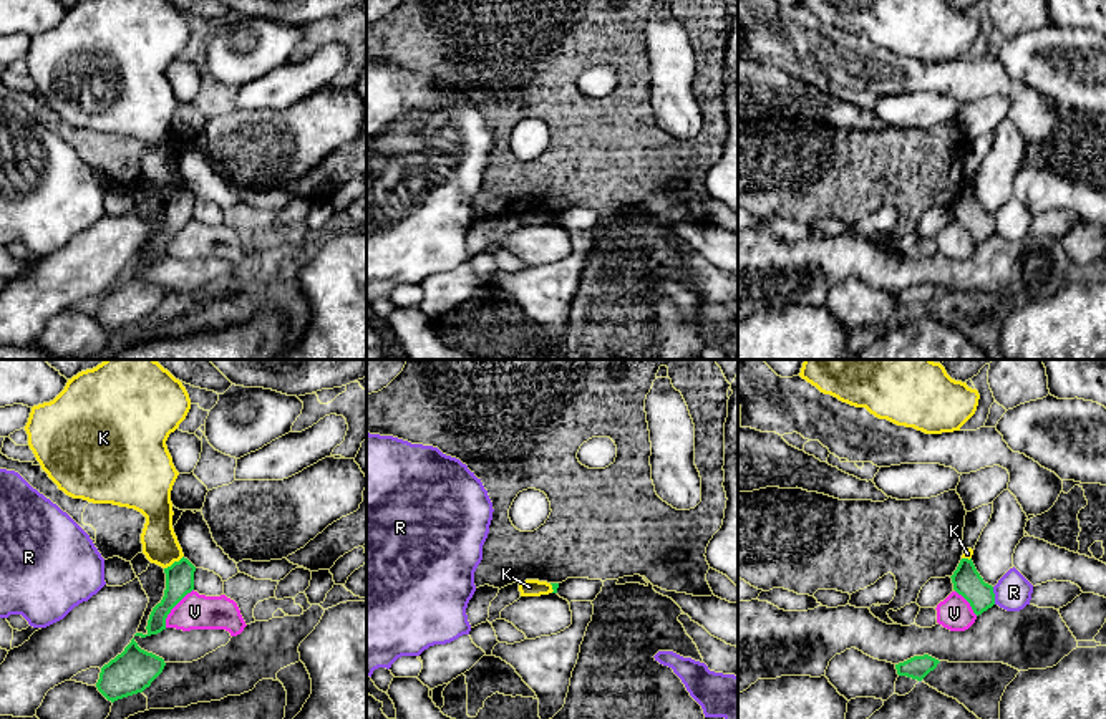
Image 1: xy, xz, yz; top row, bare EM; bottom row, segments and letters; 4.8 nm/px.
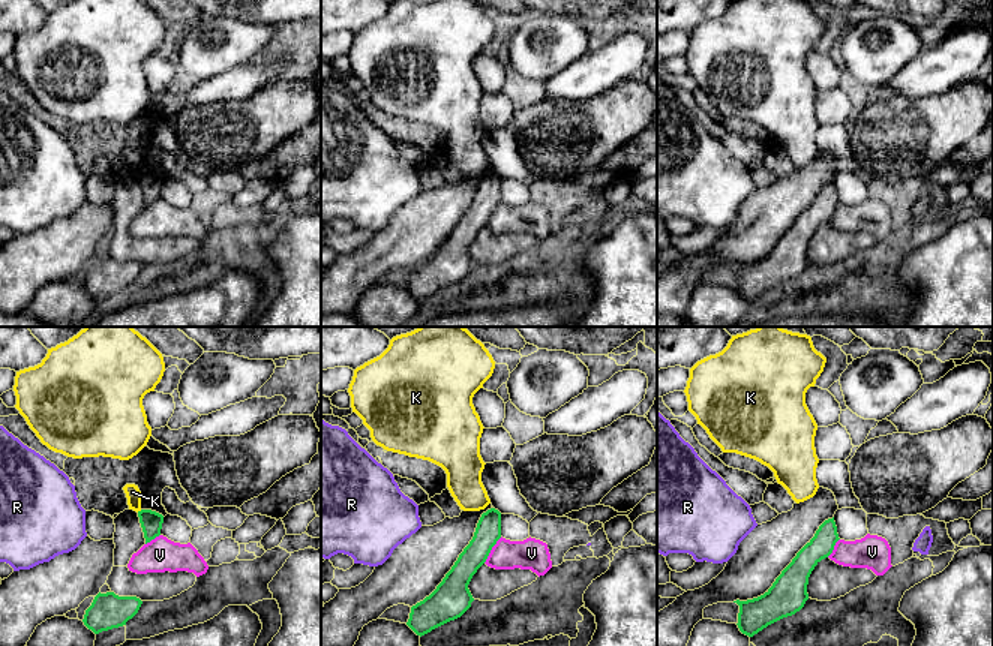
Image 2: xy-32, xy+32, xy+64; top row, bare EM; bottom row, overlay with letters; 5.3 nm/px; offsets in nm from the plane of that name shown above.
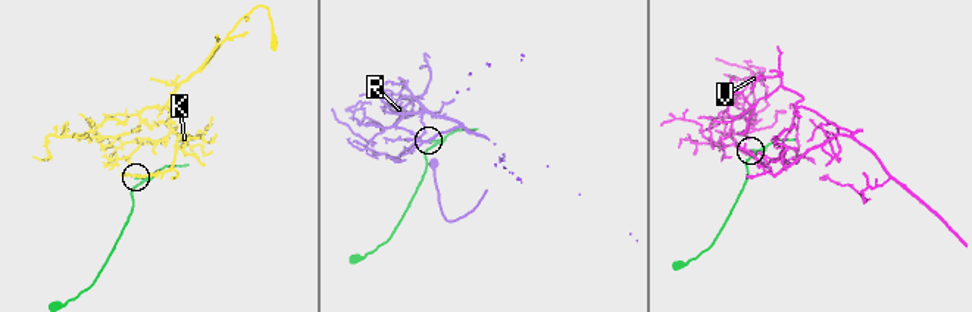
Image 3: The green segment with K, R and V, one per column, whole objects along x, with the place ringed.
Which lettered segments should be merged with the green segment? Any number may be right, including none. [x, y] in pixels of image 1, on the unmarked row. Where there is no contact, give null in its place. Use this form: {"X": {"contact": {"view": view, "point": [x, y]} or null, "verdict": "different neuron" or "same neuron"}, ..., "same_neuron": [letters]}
{"K": {"contact": {"view": "xy", "point": [174, 191]}, "verdict": "different neuron"}, "R": {"contact": {"view": "yz", "point": [994, 224]}, "verdict": "different neuron"}, "V": {"contact": {"view": "xy", "point": [173, 236]}, "verdict": "different neuron"}, "same_neuron": []}

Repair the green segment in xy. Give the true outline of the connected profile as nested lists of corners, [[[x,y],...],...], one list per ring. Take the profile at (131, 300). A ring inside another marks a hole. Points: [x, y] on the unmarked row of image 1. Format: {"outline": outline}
{"outline": [[[134,267],[121,283],[101,297],[98,320],[111,331],[143,321],[163,302],[163,287],[138,275]]]}

